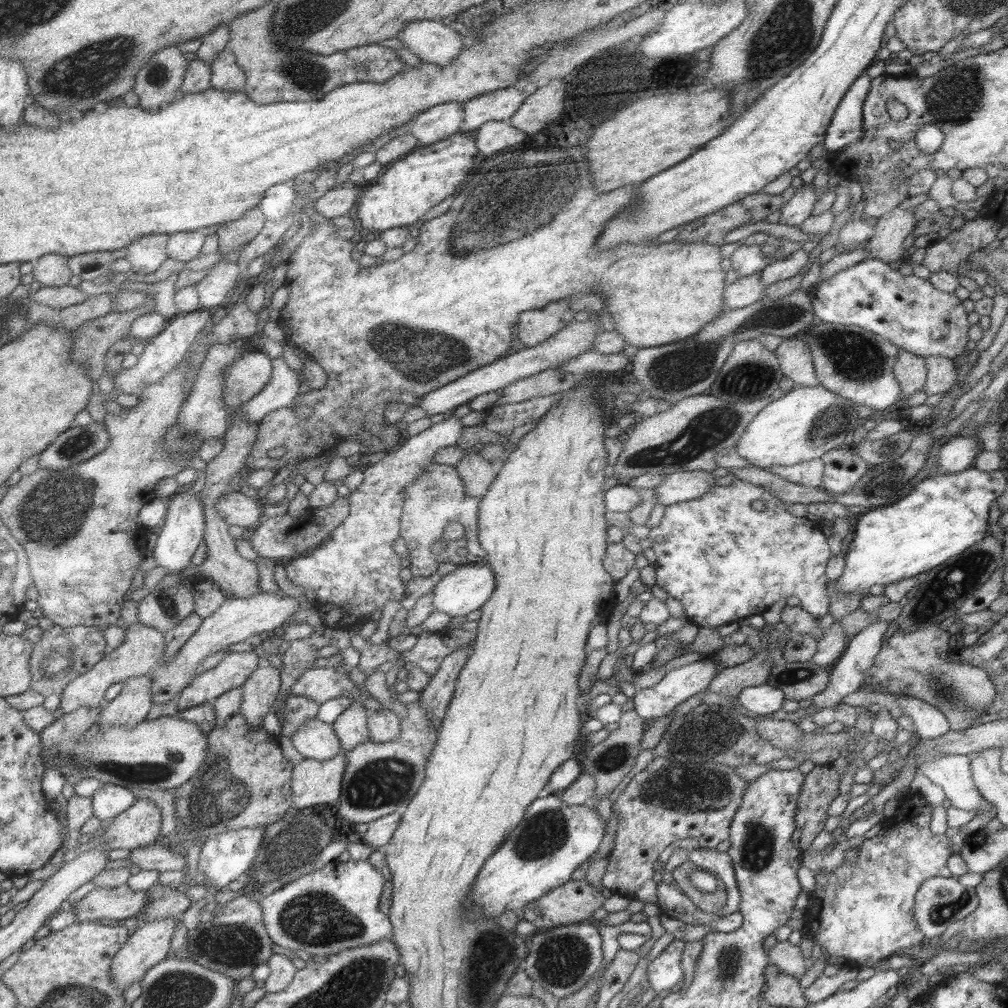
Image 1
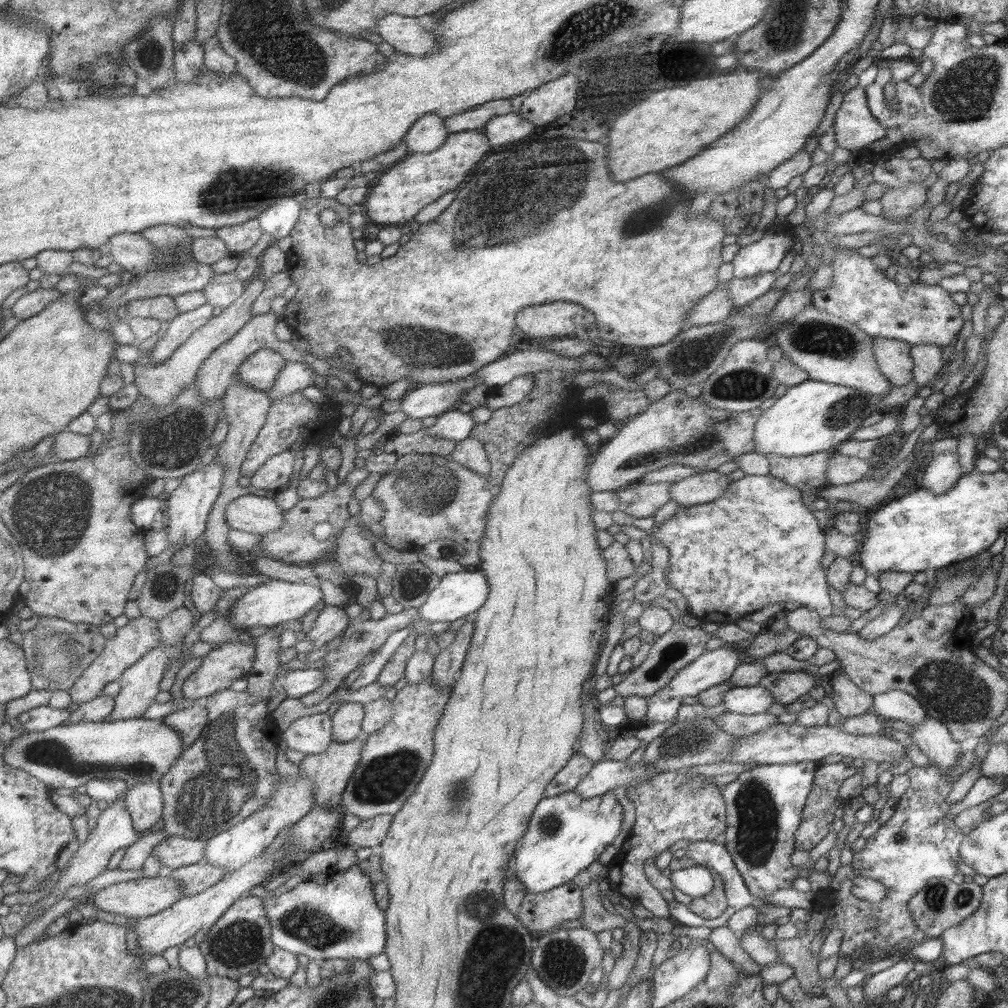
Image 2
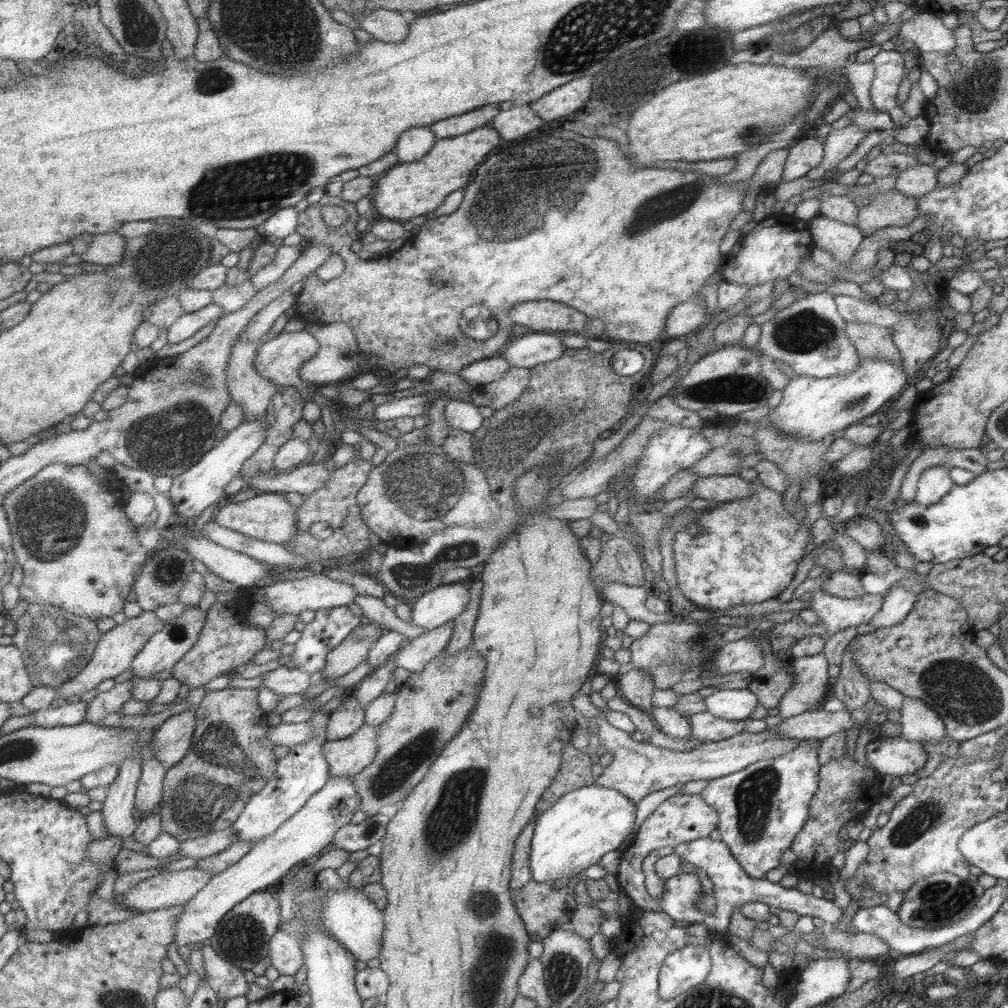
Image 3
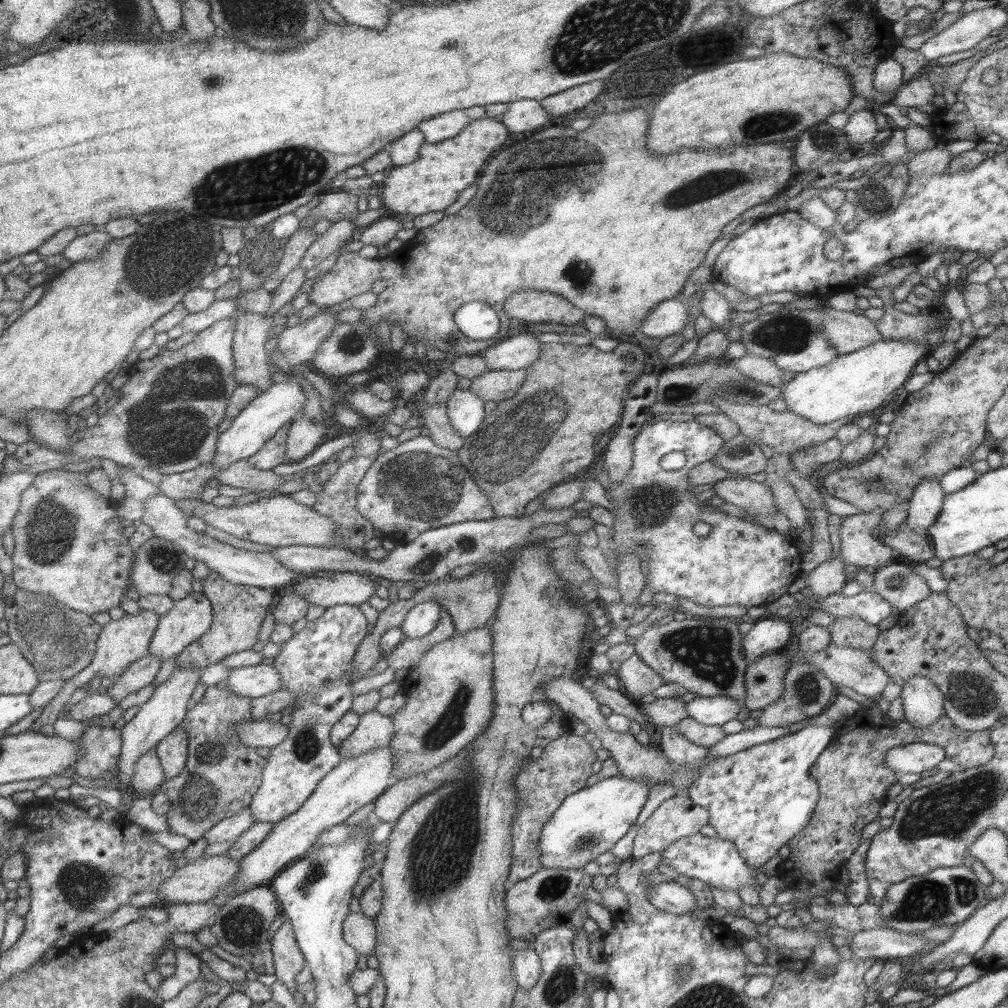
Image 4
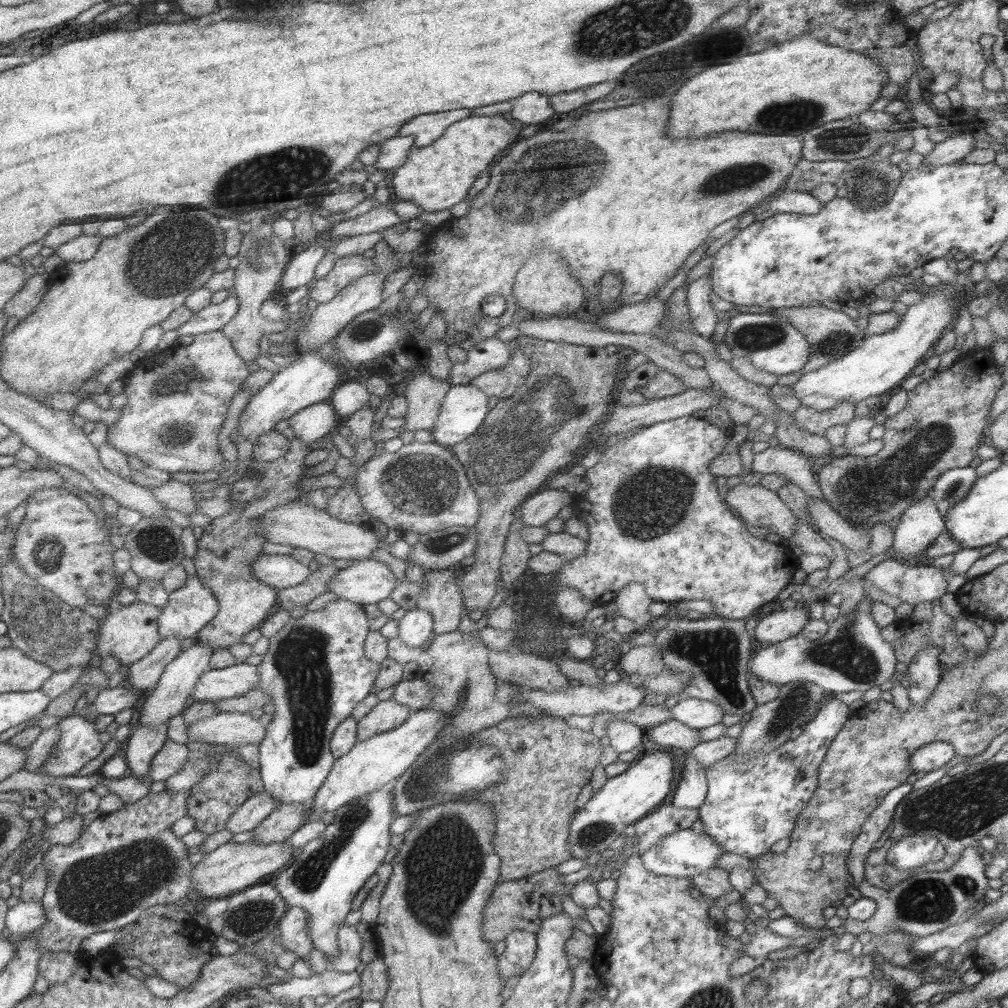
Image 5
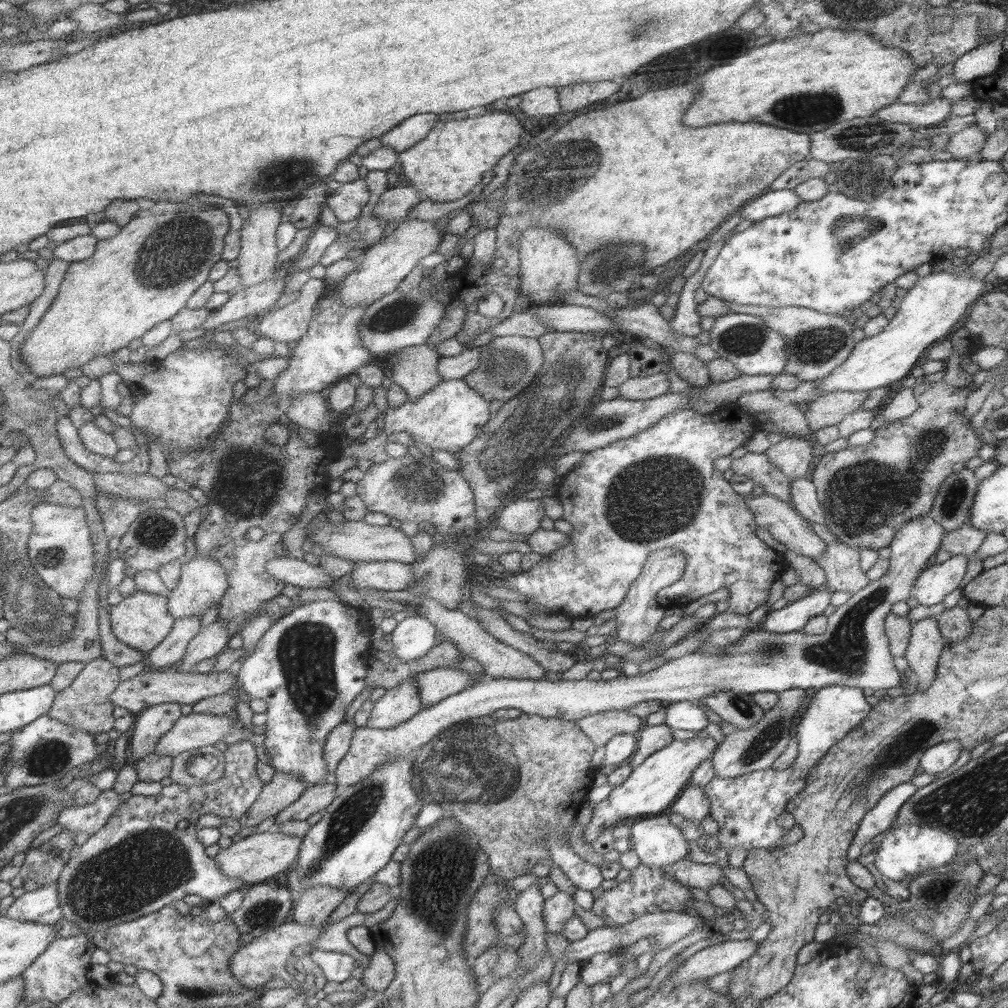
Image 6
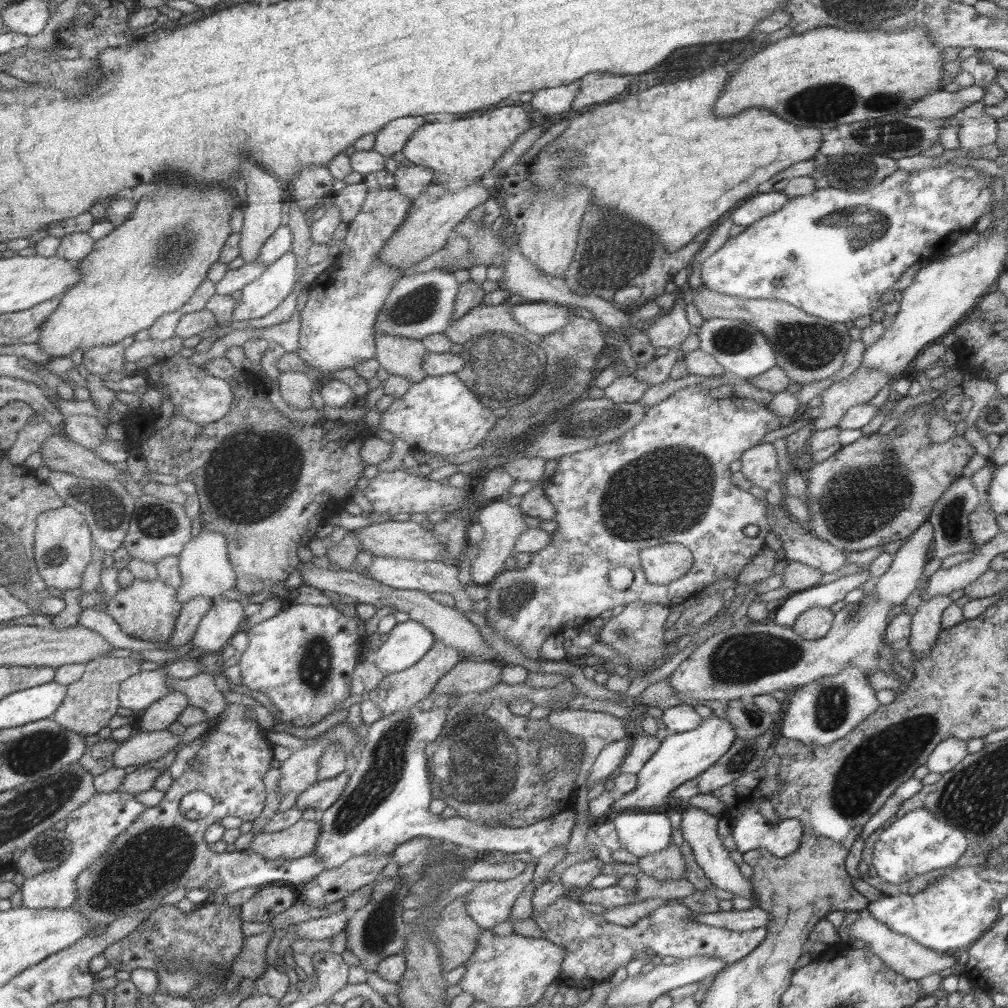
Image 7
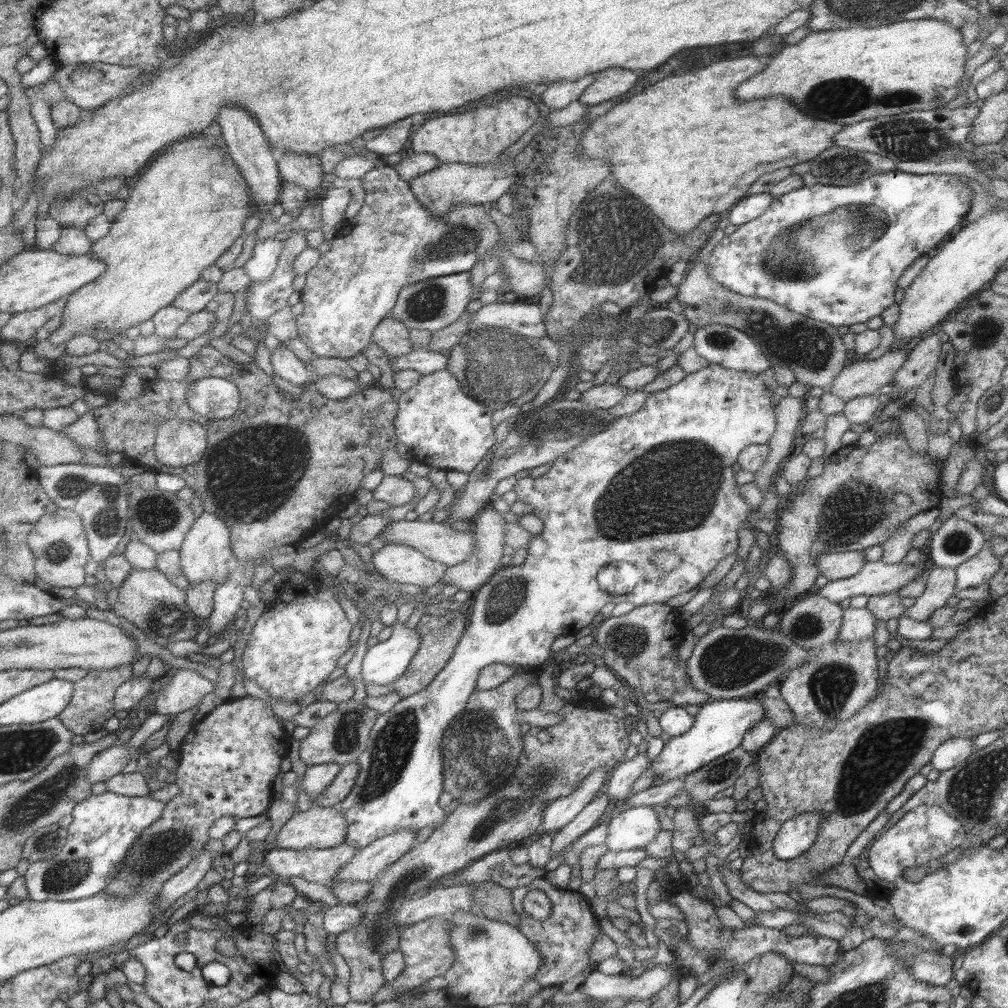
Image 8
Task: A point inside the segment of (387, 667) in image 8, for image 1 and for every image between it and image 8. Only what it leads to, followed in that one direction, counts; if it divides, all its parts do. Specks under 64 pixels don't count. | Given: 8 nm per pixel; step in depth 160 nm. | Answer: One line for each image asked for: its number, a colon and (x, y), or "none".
1: (465, 589)
2: (458, 594)
3: (443, 603)
4: (422, 618)
5: (415, 626)
6: (411, 638)
7: (407, 642)

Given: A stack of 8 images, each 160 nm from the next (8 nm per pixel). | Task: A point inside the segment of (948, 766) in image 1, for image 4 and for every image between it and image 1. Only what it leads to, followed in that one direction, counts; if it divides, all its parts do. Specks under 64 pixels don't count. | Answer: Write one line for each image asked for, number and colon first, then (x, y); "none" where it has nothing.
2: (932, 738)
3: (919, 723)
4: (922, 703)

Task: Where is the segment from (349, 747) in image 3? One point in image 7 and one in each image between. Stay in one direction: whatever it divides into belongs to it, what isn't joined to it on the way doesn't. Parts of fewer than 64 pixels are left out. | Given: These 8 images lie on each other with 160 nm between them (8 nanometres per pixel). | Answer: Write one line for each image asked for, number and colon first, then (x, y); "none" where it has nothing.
4: (374, 730)
5: (386, 715)
6: (396, 705)
7: (403, 689)

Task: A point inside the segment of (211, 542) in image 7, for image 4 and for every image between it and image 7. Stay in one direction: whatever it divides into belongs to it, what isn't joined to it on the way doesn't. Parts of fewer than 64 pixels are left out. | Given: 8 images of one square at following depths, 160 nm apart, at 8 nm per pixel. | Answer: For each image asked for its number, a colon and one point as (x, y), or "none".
4: (190, 617)
5: (189, 608)
6: (202, 583)

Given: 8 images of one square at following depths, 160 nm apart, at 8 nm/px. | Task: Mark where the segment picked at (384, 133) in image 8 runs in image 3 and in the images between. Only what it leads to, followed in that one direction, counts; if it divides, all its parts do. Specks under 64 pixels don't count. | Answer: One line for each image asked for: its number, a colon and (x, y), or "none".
3: (454, 126)
4: (448, 124)
5: (426, 128)
6: (410, 131)
7: (390, 139)

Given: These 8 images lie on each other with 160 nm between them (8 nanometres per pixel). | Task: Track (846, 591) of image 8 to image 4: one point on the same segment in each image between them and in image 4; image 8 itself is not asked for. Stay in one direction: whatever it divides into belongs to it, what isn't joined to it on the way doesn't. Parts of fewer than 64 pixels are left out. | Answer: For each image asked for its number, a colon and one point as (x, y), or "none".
4: (767, 634)
5: (779, 625)
6: (794, 615)
7: (823, 595)

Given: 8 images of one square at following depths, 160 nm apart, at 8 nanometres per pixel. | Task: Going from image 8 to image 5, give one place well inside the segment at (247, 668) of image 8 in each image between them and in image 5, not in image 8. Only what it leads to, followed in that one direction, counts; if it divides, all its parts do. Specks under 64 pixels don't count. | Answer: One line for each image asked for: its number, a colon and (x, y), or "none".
5: (314, 670)
6: (309, 666)
7: (303, 658)

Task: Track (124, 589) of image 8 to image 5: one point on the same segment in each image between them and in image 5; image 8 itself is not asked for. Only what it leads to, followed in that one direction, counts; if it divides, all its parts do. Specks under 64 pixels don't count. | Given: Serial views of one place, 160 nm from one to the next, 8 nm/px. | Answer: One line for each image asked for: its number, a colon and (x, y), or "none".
5: (127, 634)
6: (140, 620)
7: (146, 609)

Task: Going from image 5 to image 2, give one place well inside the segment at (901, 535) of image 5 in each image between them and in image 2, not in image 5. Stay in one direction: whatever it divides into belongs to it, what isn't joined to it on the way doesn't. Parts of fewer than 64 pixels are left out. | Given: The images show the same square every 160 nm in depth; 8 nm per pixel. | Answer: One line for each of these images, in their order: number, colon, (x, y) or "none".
2: (940, 475)
3: (934, 482)
4: (925, 503)

